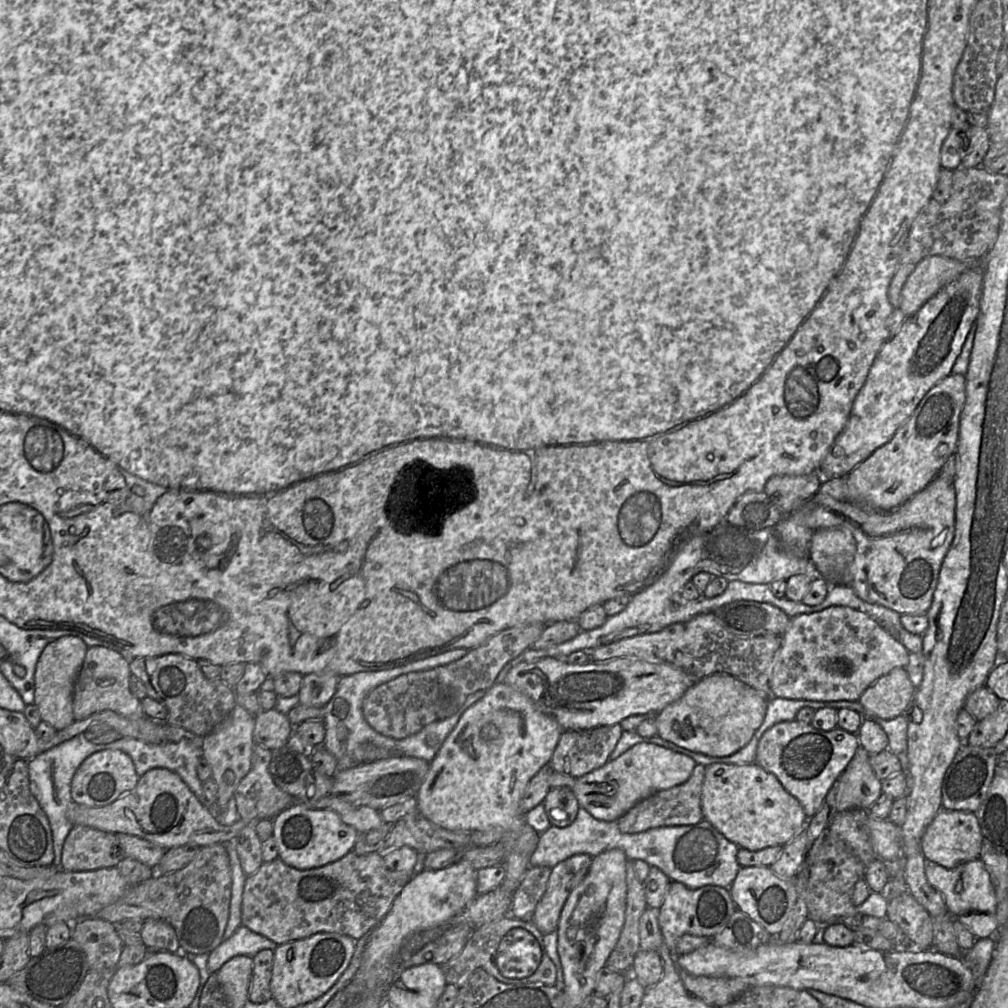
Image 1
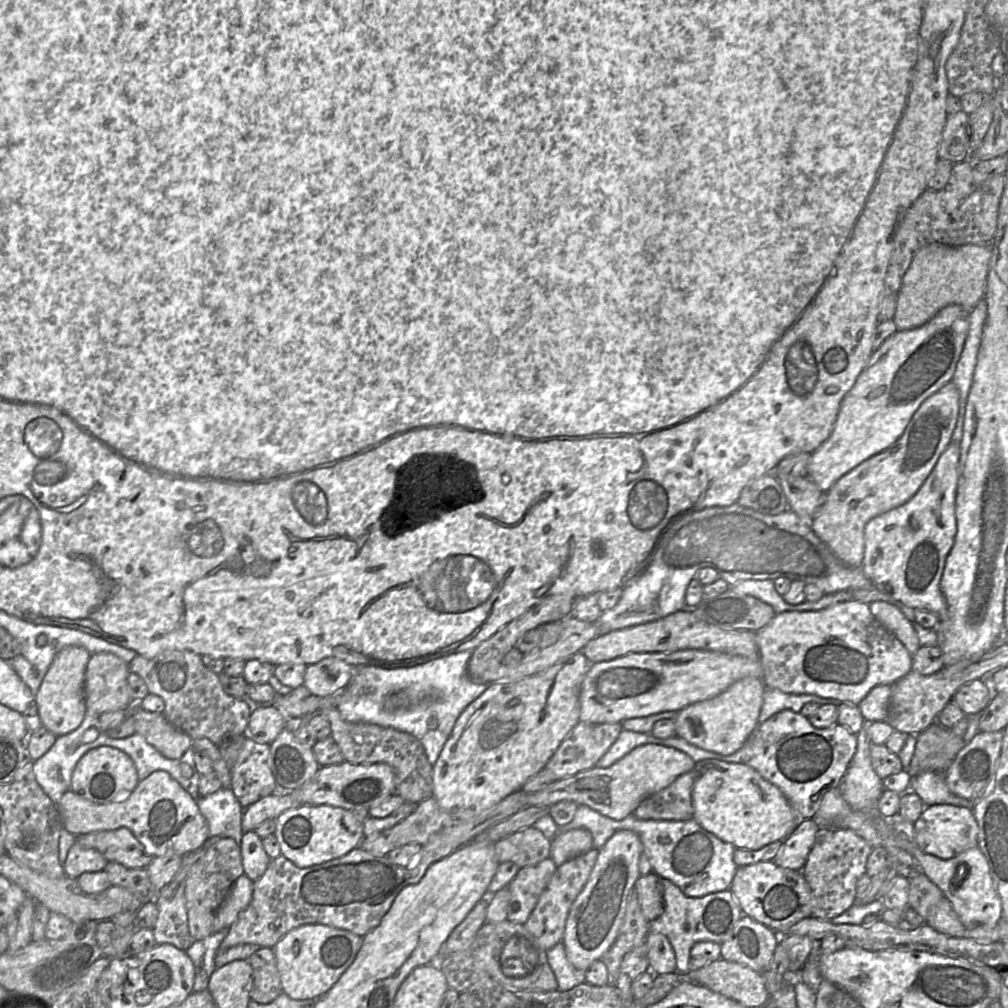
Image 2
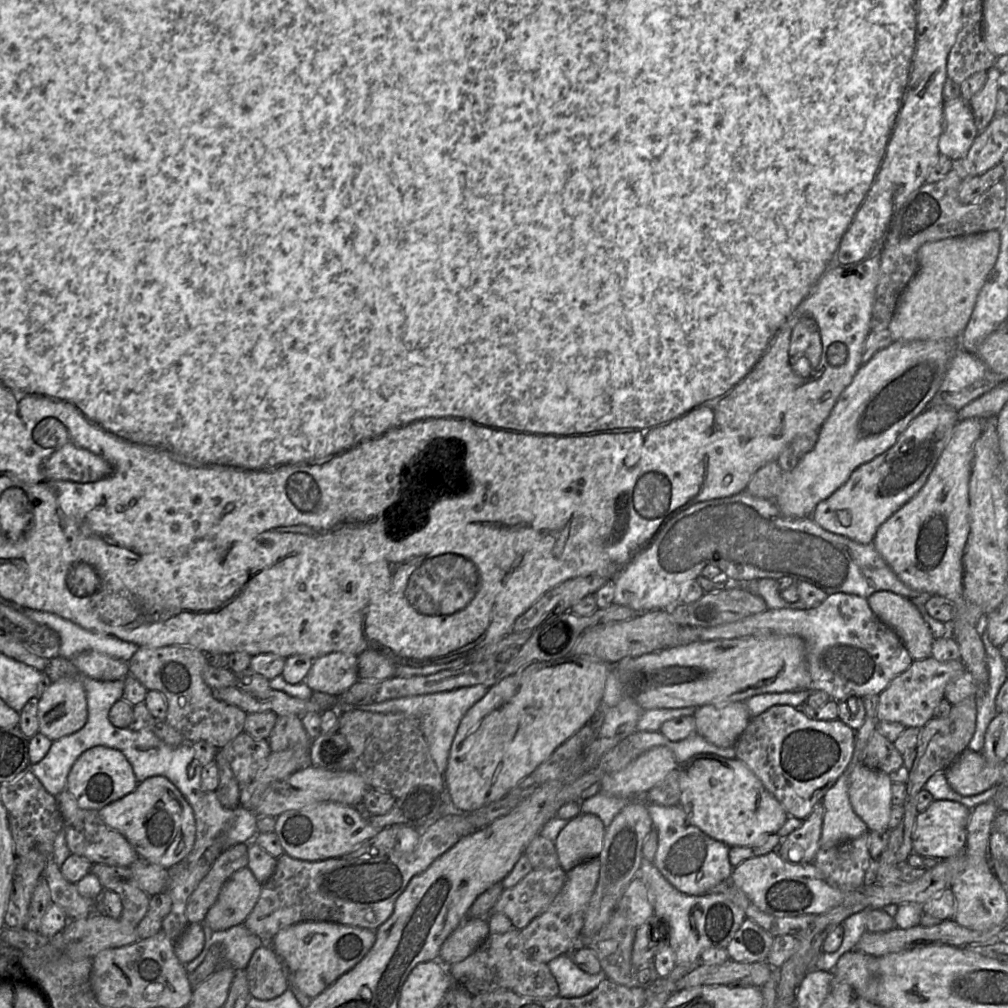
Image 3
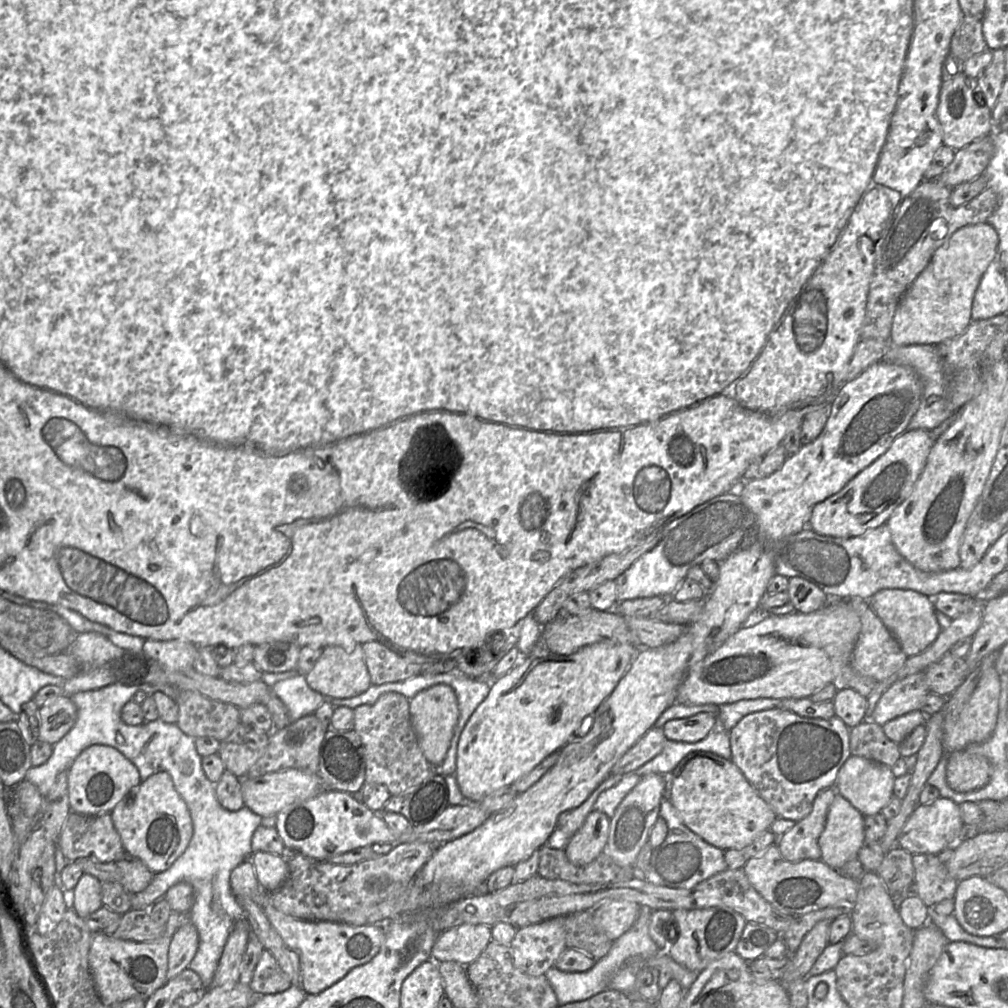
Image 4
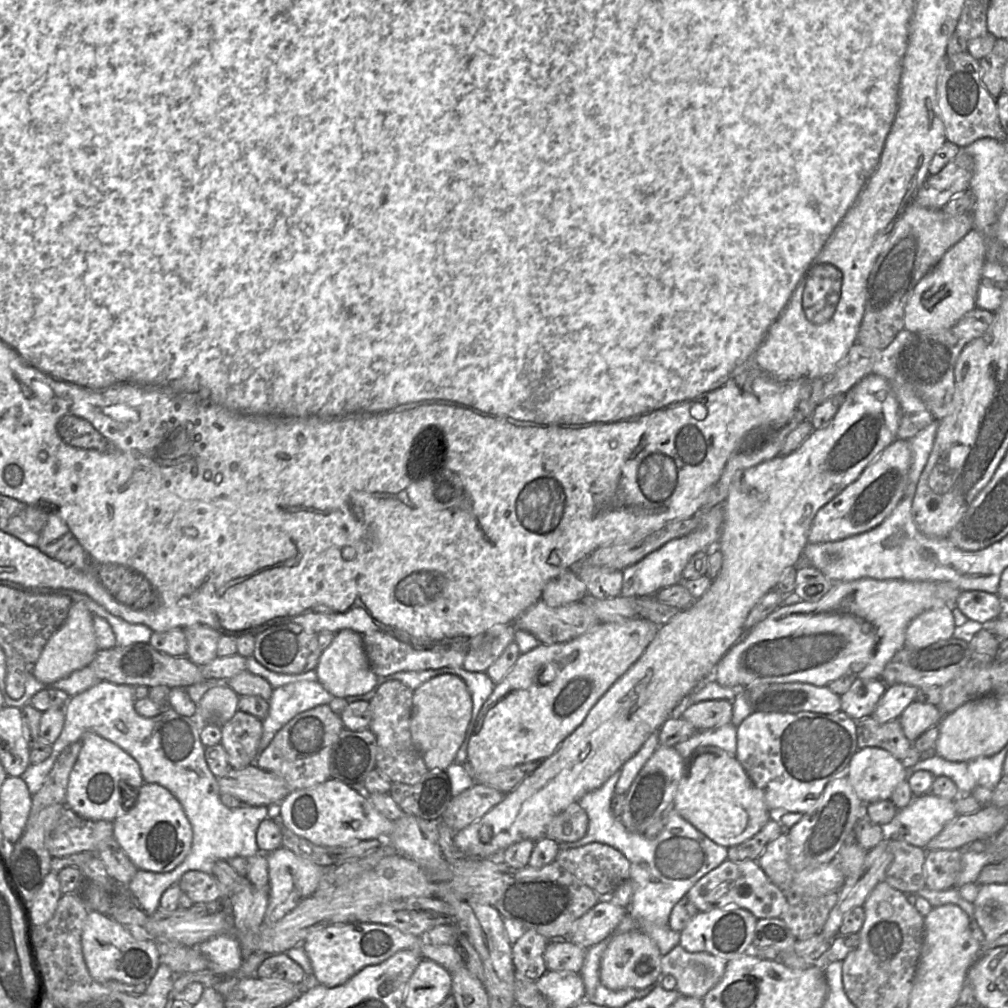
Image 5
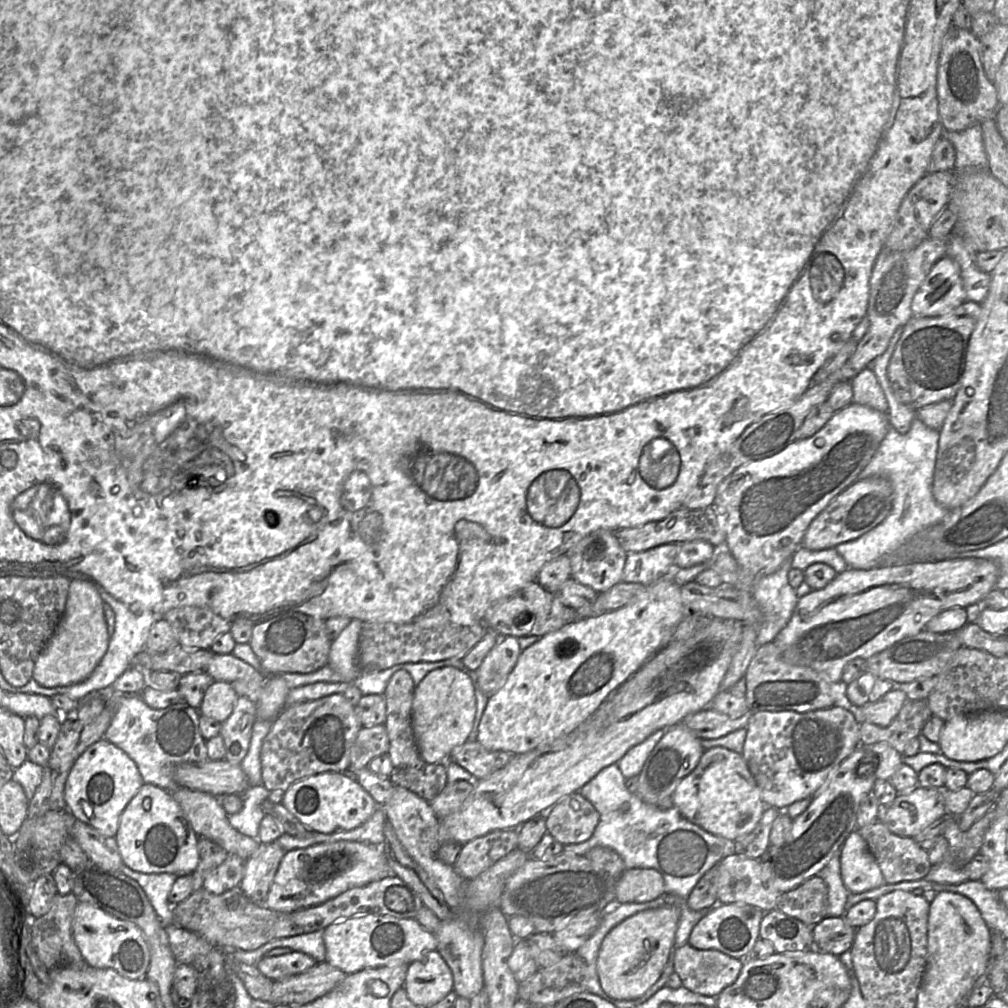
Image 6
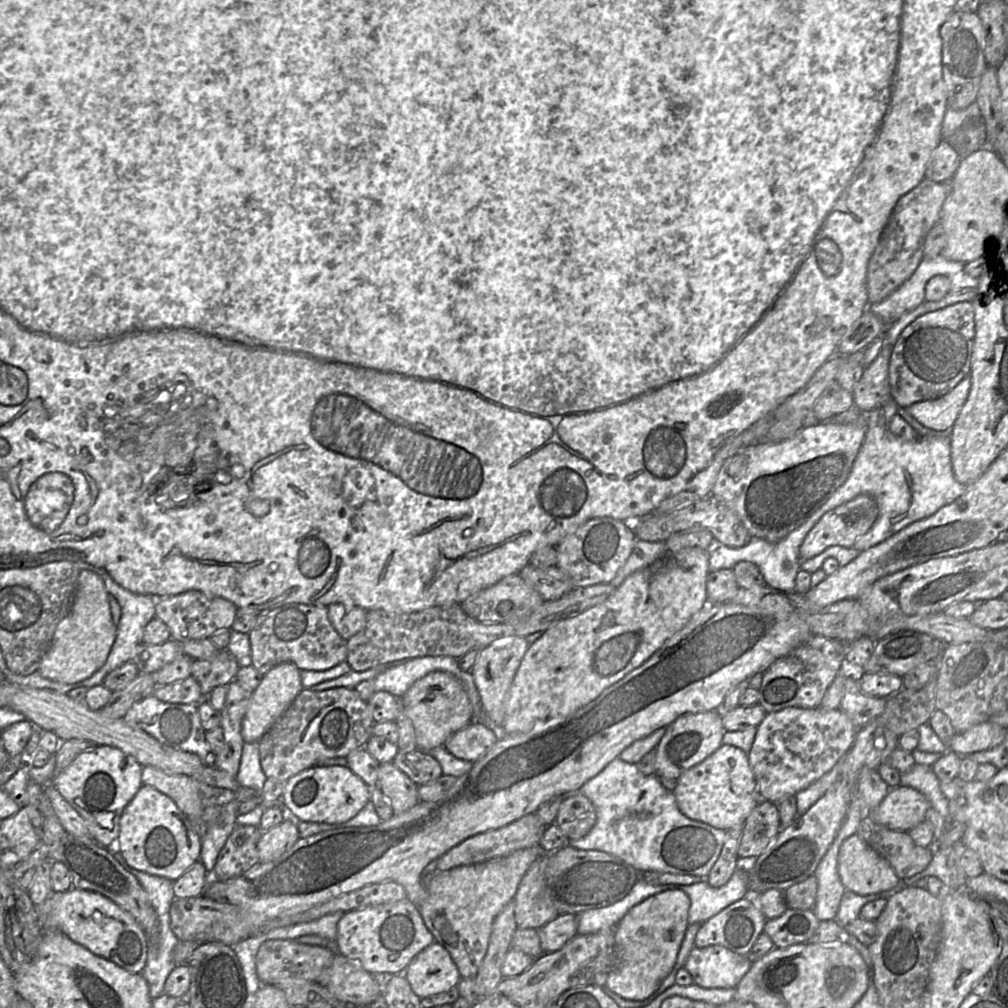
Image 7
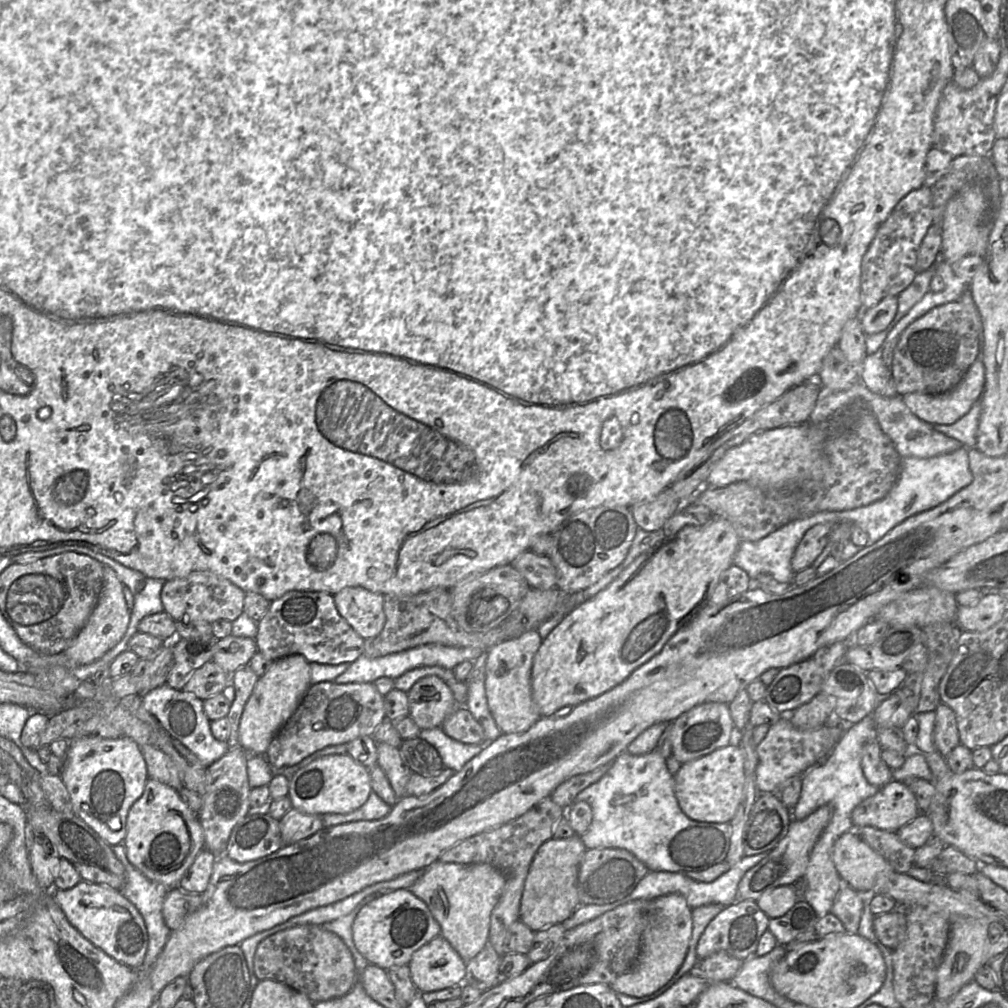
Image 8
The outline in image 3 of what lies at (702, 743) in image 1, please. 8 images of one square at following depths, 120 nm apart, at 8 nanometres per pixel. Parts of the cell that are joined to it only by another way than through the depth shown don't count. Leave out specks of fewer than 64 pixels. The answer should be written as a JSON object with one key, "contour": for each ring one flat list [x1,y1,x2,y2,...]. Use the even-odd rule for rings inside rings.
{"contour":[[745,701,732,702,725,706,704,705,695,710,693,717,696,725,695,733,720,748,734,747,751,719]]}

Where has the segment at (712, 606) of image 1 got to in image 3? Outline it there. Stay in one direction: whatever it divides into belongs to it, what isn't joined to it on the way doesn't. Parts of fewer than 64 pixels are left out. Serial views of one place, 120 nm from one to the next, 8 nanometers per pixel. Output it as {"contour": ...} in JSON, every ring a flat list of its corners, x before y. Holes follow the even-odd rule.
{"contour":[[746,491,739,494,707,500,689,506,669,518,661,527,653,541,617,575,613,603,629,607,637,612,669,609,680,603,687,585,696,579,706,565,717,567,732,583,744,584,755,595,762,597,770,607,804,609,802,602,787,602,780,596,775,579,789,577,794,582,808,583,828,596,844,593,868,598,877,591,890,591,909,599,920,611,928,624,934,639,945,637,950,632,950,624,934,619,924,608,924,603,932,596,914,590,903,583,878,553,873,543,860,544,847,537,829,532,818,526,811,517,787,517,772,500,753,497]]}

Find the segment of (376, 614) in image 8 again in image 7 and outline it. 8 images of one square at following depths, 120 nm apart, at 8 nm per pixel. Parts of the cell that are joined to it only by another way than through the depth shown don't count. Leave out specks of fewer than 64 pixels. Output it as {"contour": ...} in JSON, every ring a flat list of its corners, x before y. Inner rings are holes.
{"contour":[[335,603,329,605,327,609,333,628,345,641,360,632,366,625,367,611,360,607]]}

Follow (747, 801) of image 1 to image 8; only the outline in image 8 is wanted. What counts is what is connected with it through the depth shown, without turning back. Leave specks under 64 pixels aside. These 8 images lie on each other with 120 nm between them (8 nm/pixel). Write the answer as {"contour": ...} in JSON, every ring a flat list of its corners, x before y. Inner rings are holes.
{"contour":[[734,740,725,747,681,764,673,779,678,804,690,819,709,823,730,822,736,814,744,791,743,751]]}

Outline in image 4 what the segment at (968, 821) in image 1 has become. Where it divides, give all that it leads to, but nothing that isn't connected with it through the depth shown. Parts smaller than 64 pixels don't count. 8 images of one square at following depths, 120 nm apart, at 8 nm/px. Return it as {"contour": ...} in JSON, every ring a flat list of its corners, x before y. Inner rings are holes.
{"contour":[[938,798,932,803,919,804,902,827,897,846,914,854,939,855,961,840,963,834,961,809,947,798]]}

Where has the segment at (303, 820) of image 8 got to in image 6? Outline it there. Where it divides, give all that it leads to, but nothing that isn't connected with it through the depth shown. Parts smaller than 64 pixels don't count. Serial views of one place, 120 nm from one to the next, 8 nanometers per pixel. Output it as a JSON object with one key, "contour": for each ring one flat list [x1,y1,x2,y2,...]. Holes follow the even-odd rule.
{"contour":[[277,842,260,843,257,850,246,860,239,887,252,902,264,903,285,853]]}

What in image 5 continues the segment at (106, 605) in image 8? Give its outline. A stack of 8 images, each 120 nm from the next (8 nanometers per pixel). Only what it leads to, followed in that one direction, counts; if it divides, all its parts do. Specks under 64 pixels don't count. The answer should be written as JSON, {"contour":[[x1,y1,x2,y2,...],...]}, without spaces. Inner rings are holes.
{"contour":[[74,601,63,625,47,641,32,673,38,681,52,684,89,666,98,650,93,614,84,603]]}

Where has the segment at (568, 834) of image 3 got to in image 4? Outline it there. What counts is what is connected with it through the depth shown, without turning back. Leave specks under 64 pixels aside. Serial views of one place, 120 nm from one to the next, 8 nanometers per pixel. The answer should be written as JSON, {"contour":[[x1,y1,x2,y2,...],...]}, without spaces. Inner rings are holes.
{"contour":[[590,812,564,848,568,860,574,865,583,866,596,859,606,846,610,821,602,812]]}

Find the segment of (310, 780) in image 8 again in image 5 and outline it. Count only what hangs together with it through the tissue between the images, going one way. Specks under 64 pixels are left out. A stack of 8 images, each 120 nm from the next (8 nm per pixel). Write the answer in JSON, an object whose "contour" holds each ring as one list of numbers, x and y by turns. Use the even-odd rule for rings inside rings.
{"contour":[[335,779,293,790,280,802,279,819,297,836,320,846,339,846,372,839,387,841,394,830,394,821,387,819,371,804,363,788,359,790]]}

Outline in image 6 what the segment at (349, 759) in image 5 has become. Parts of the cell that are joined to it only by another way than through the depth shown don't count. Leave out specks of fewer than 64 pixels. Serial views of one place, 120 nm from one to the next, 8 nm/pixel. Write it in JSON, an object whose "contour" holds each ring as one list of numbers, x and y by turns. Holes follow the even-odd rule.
{"contour":[[384,724,362,727,350,750,350,774,368,766,370,761,389,750,389,737]]}

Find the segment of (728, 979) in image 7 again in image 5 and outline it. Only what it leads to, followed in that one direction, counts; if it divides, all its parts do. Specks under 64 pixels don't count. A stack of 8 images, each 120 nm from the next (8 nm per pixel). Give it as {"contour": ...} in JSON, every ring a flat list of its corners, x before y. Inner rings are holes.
{"contour":[[678,944,661,957,661,972,676,979,682,996,702,1000,722,979,727,961,706,952,690,953]]}

